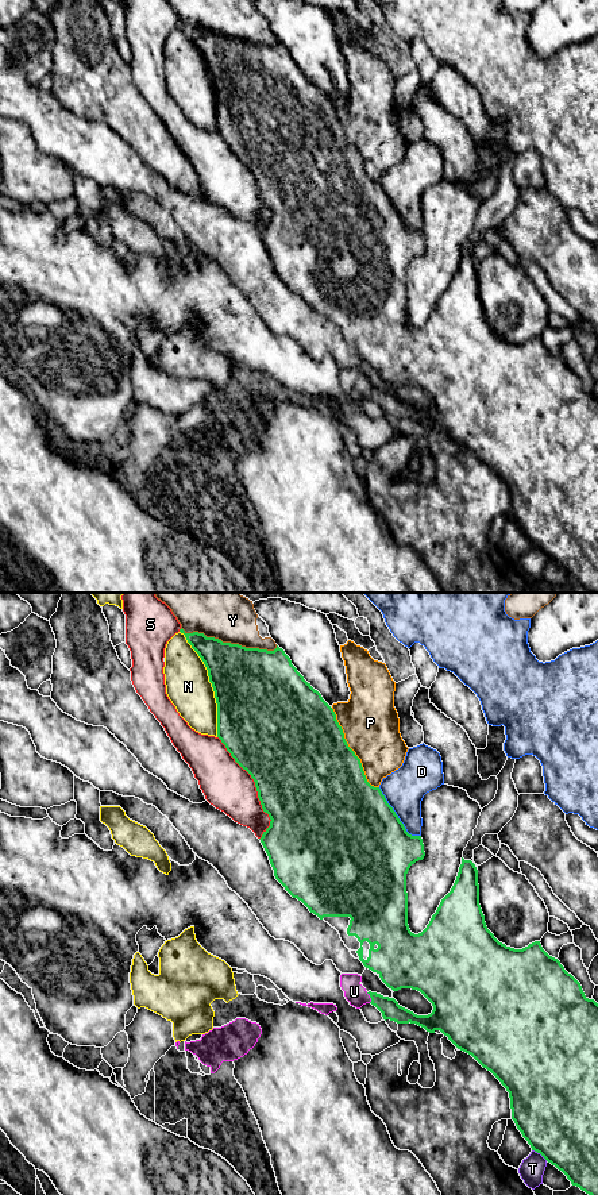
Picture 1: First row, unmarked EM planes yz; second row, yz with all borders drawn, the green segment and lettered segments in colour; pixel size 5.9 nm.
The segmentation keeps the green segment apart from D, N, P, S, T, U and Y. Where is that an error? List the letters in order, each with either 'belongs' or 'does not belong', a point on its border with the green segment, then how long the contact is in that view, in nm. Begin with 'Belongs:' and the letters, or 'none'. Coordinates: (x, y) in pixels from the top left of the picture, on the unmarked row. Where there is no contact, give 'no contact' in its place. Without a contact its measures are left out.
Belongs: U
D: does not belong; meets green in yz at (397, 211); contact 380 nm long
N: does not belong; meets green in yz at (211, 77); contact 650 nm long
P: does not belong; meets green in yz at (351, 145); contact 550 nm long
S: does not belong; meets green in yz at (255, 181); contact 650 nm long
T: does not belong; meets green in yz at (540, 548); contact 120 nm long
U: belongs; meets green in yz at (370, 392); contact 70 nm long
Y: does not belong; meets green in yz at (230, 38); contact 600 nm long

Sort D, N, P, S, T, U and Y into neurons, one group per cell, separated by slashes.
D / N / P / S / T / U / Y

